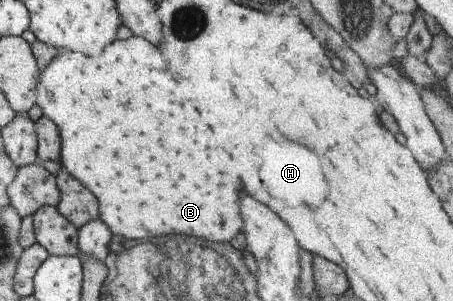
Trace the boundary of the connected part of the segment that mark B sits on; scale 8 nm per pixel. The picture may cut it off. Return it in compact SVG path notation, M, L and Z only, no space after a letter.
M134 36L117 39L97 56L62 50L38 78L35 105L58 127L62 141L59 162L94 193L99 201L98 217L113 235L138 241L186 233L221 244L242 229L240 187L244 183L240 181L240 167L226 151L228 145L216 137L200 114L198 117L196 107L184 99L157 46Z

